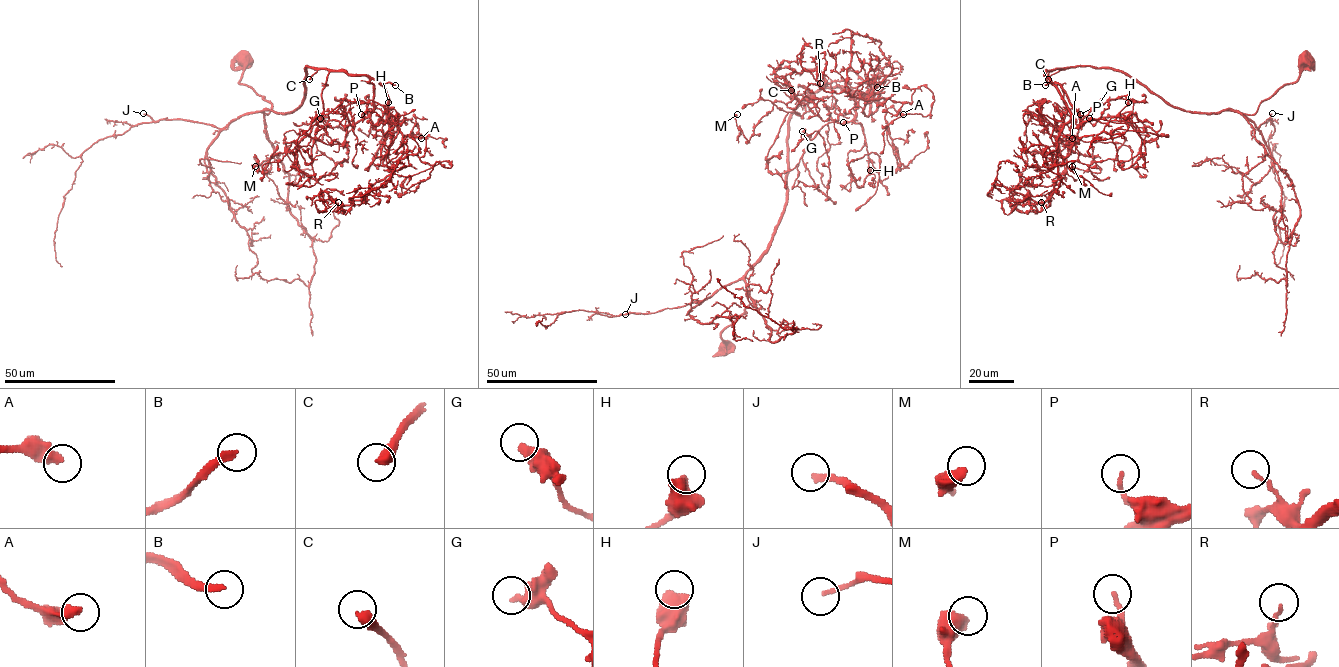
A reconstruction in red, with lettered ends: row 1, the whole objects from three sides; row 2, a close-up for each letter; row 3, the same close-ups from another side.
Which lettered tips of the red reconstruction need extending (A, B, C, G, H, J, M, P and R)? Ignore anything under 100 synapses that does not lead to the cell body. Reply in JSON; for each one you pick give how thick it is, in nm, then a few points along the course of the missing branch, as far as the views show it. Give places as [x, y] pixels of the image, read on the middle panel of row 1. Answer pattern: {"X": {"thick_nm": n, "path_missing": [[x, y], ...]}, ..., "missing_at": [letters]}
{"B": {"thick_nm": 280}, "C": {"thick_nm": 400, "path_missing": [[791, 90], [757, 76], [691, 69], [658, 50], [640, 55], [632, 47], [639, 40], [632, 45]]}, "missing_at": ["B", "C"]}

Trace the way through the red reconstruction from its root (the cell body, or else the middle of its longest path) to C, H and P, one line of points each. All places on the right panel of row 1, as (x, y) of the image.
C: (1305, 58), (1300, 76), (1264, 99), (1253, 114), (1228, 110), (1184, 111), (1110, 68), (1069, 66), (1048, 79)
H: (1305, 58), (1300, 76), (1253, 114), (1184, 111), (1110, 68), (1045, 72), (1081, 129), (1113, 121), (1128, 102)
P: (1305, 58), (1300, 76), (1253, 114), (1184, 111), (1110, 68), (1047, 70), (1080, 114)

